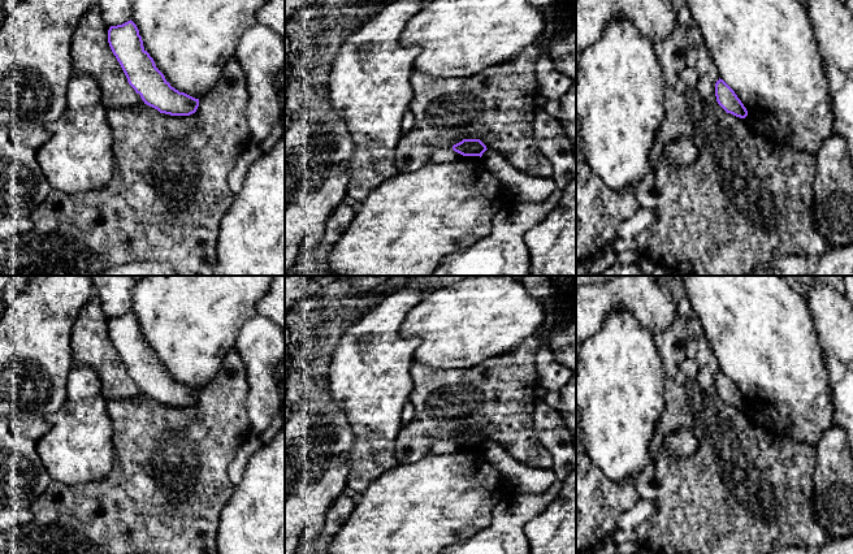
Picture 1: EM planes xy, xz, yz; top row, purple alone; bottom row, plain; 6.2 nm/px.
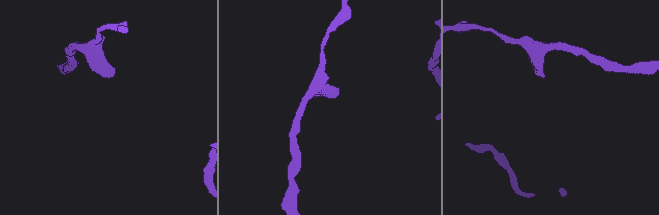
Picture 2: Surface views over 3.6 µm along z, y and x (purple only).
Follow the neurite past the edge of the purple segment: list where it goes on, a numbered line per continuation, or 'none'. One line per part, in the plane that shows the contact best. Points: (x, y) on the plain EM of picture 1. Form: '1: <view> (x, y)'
none

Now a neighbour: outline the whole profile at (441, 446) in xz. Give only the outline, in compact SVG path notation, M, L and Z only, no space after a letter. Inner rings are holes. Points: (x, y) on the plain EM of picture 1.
M437 440L433 442L430 447L432 454L454 454L466 450L467 447L463 447L458 443L455 443L453 440Z

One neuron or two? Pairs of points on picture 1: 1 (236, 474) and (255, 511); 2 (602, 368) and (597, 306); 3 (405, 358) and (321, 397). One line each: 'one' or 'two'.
1: two
2: two
3: two

